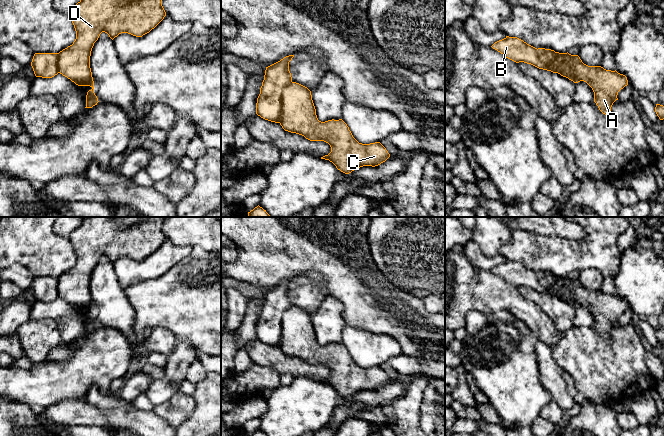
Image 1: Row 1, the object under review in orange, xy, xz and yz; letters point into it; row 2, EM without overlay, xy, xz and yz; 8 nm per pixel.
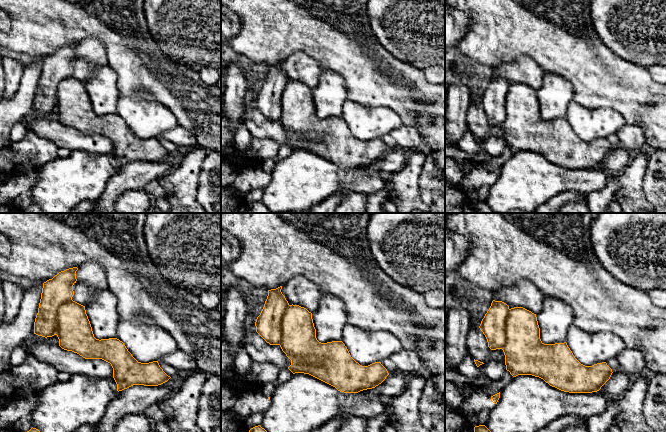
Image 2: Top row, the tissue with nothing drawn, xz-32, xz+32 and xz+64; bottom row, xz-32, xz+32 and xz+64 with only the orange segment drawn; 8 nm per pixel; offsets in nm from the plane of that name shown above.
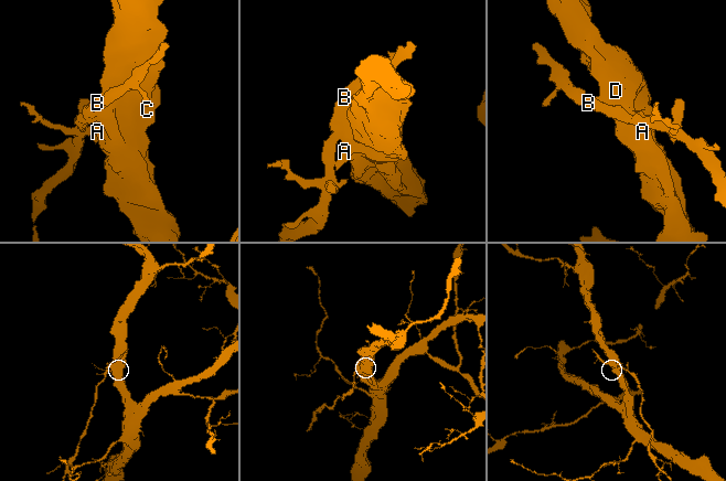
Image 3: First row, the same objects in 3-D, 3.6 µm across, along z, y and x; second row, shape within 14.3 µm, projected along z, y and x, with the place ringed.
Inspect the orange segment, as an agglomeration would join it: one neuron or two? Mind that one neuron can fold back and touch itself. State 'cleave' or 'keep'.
cleave

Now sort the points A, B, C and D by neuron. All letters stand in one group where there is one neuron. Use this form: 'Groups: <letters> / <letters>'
Groups: A C D / B

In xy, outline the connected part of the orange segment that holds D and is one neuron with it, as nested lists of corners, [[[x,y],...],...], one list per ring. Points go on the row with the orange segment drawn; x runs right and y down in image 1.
[[[80,0],[69,12],[76,31],[72,45],[58,55],[58,73],[78,86],[90,86],[86,107],[97,105],[90,56],[94,43],[105,32],[113,40],[121,33],[142,37],[166,16],[162,0]]]

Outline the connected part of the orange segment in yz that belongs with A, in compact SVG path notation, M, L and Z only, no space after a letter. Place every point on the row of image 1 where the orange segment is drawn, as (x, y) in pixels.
M538 48L540 59L553 73L558 73L574 83L586 82L594 92L594 102L599 110L611 115L611 107L618 100L618 92L628 85L627 77L616 70L606 70L601 66L588 66L578 55L555 52Z

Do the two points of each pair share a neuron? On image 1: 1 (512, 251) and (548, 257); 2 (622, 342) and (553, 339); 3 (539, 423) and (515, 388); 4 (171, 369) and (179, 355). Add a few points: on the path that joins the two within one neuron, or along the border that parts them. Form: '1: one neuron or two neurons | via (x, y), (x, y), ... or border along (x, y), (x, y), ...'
1: one neuron | via (521, 251), (539, 252)
2: two neurons | border along (563, 335), (553, 348)
3: two neurons | border along (539, 415), (530, 425)
4: one neuron | via (174, 366), (179, 358)

